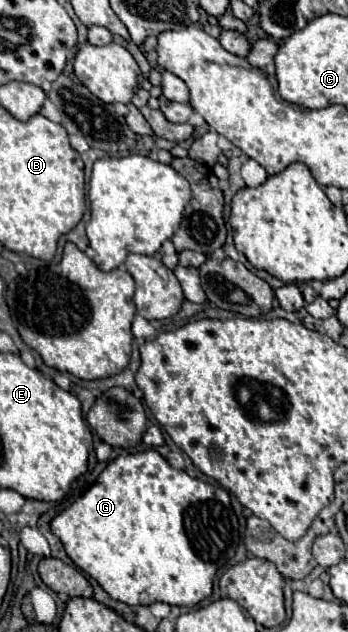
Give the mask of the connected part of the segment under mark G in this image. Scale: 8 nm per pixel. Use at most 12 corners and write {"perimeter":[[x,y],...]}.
{"perimeter":[[157,450],[51,520],[119,602],[195,606],[235,556],[227,490]]}

